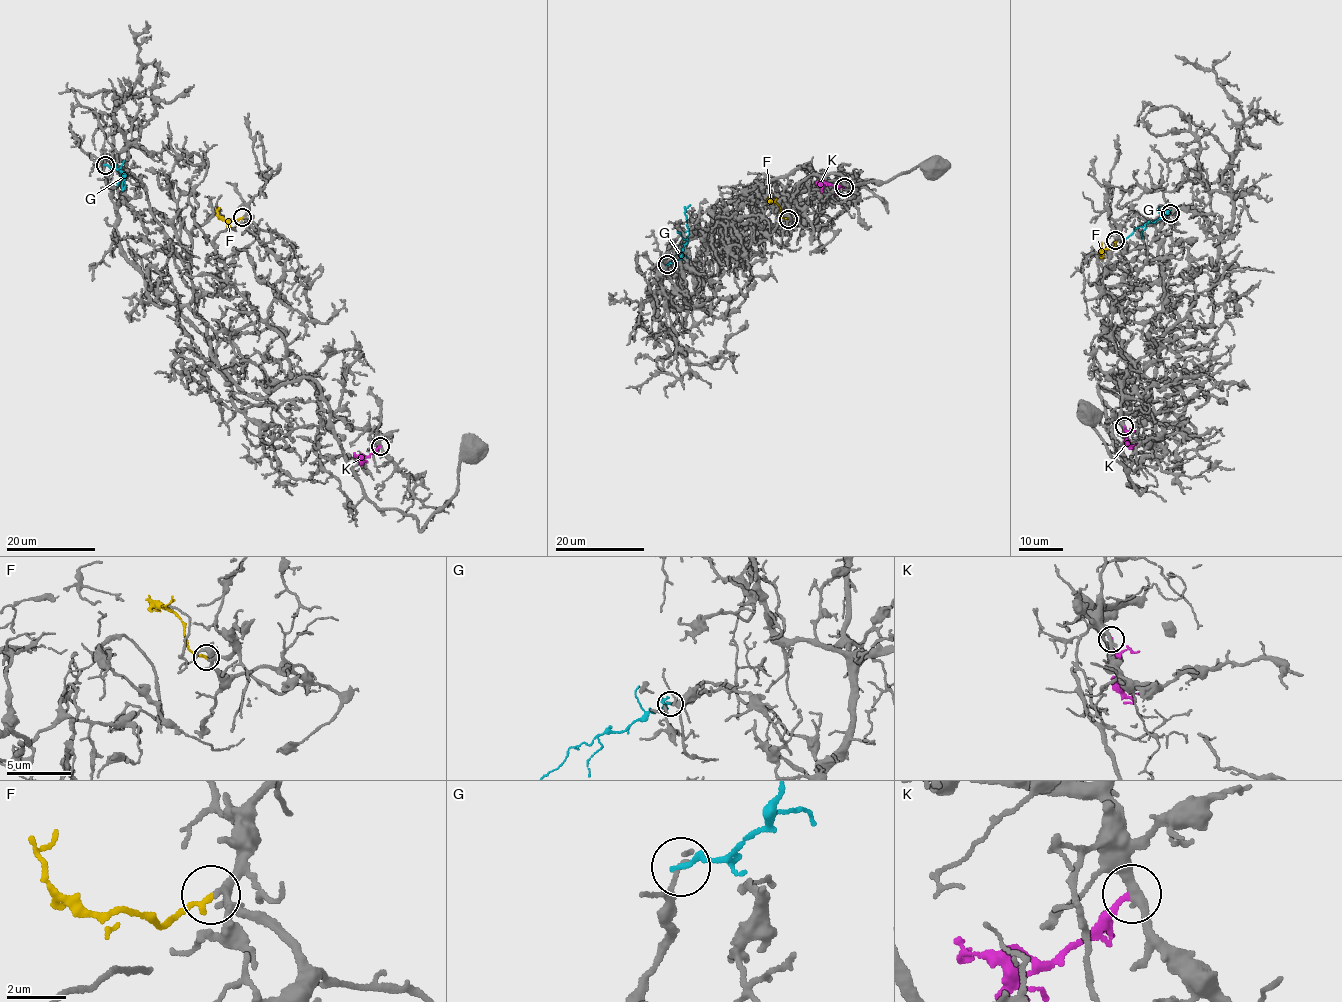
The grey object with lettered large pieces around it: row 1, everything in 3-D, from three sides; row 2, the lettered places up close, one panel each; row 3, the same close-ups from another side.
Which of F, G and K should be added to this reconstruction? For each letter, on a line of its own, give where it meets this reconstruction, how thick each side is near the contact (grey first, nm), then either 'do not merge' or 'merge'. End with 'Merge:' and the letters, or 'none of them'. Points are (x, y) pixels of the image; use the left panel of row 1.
F: meets grey at (242, 217); 200 nm thick on the grey side, 200 nm on the other; merge
G: meets grey at (105, 165); 170 nm thick on the grey side, 190 nm on the other; do not merge
K: meets grey at (380, 446); 320 nm thick on the grey side, 190 nm on the other; do not merge
Merge: F

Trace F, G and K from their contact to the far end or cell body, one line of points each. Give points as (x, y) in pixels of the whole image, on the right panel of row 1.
F: (1115, 240), (1114, 245), (1103, 252), (1101, 242)
G: (1170, 213), (1137, 227), (1118, 247), (1113, 241)
K: (1124, 426), (1128, 445), (1137, 443)

